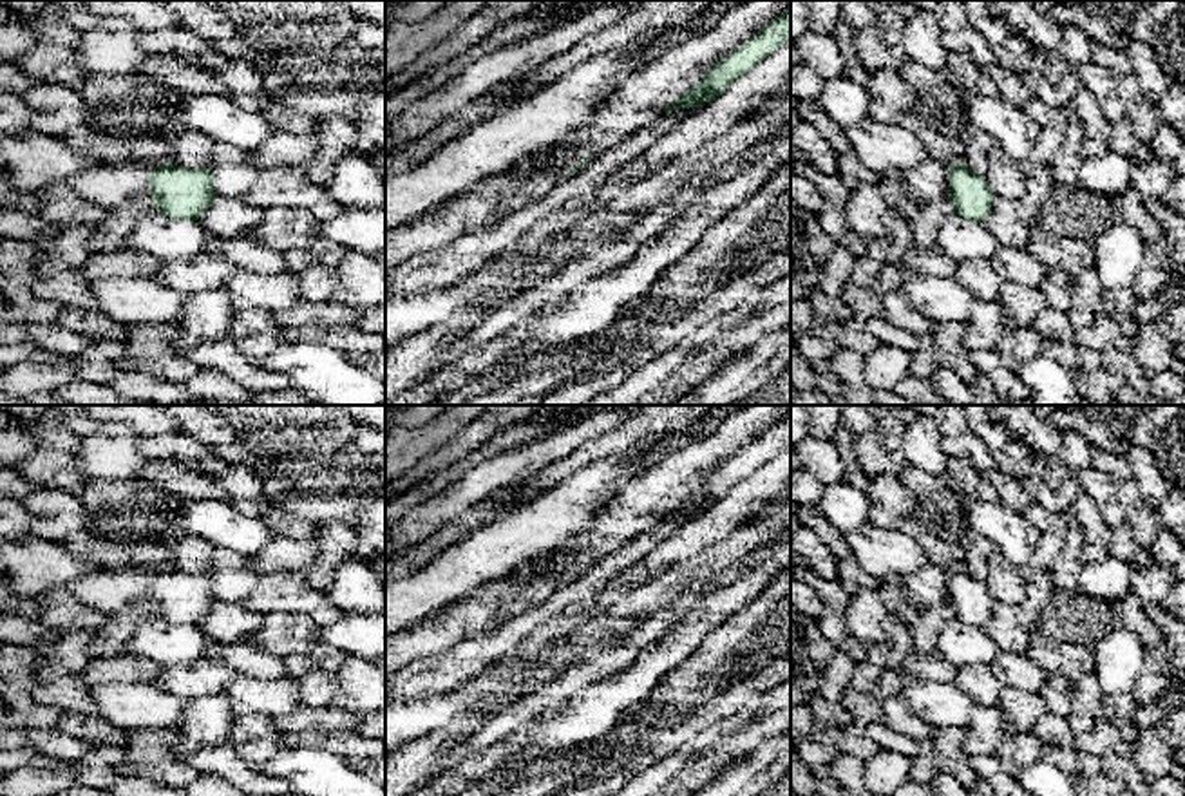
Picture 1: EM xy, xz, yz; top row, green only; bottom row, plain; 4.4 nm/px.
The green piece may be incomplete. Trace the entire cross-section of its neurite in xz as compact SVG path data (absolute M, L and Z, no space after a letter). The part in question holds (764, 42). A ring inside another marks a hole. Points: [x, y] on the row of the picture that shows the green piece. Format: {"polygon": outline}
{"polygon": "M791 7L778 18L765 24L733 52L720 58L720 62L684 96L664 107L664 112L711 101L722 94L736 78L744 76L787 40L791 40Z"}

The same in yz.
{"polygon": "M962 161L953 163L948 174L948 199L953 213L984 223L993 203L993 190L986 177L968 168Z"}

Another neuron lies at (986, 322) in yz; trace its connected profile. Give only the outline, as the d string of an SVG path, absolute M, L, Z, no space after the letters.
M975 298L966 326L968 349L997 349L1000 335L1006 327L1004 308L997 300Z

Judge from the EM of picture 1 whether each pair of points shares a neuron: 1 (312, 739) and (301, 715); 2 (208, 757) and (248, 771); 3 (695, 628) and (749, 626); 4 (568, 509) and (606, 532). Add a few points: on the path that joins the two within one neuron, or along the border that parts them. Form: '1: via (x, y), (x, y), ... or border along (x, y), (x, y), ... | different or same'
1: border along (331, 729), (301, 729), (284, 735) | different
2: via (218, 760), (239, 771) | same
3: border along (751, 603), (729, 615), (686, 657) | different
4: border along (619, 492), (585, 529), (556, 547) | different

